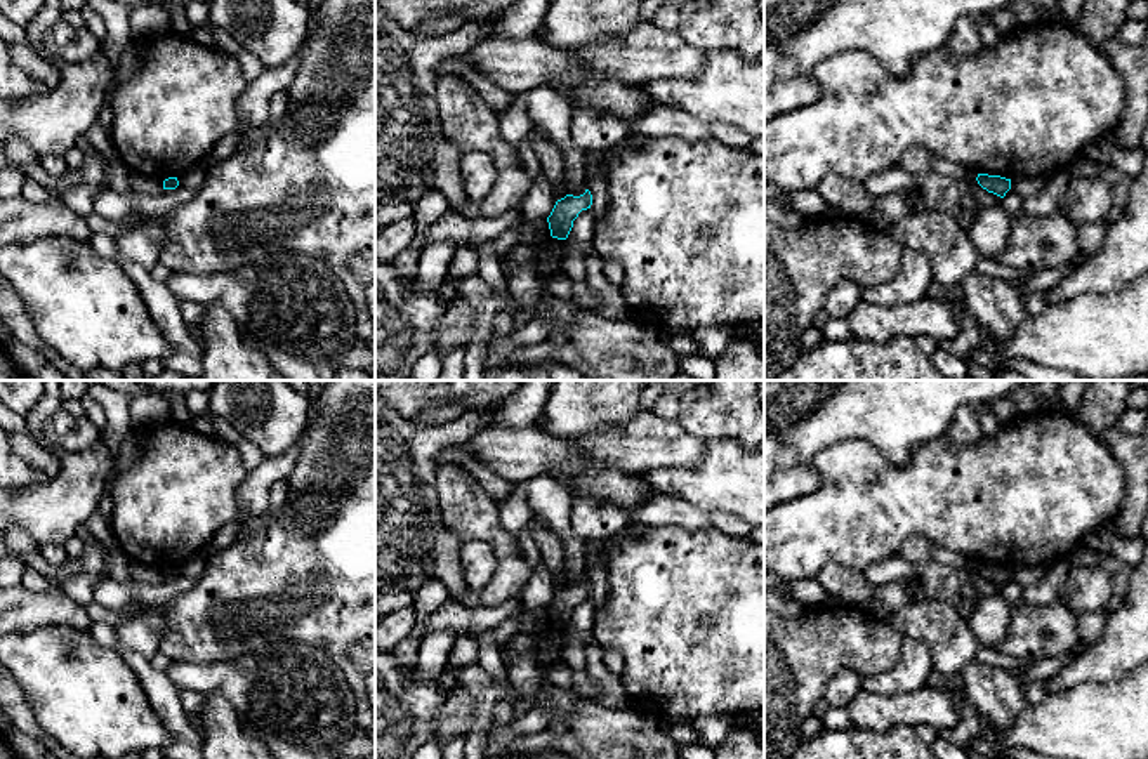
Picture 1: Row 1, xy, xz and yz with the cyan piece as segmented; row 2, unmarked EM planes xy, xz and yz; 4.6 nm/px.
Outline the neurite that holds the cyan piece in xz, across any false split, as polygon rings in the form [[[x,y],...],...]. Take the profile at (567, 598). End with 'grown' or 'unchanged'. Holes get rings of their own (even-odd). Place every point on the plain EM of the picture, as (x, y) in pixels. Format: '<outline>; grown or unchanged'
[[[585,578],[585,582],[580,585],[566,584],[564,587],[558,589],[551,604],[547,606],[551,625],[566,629],[573,617],[573,610],[582,599],[590,597],[590,594],[592,584],[589,578]]]; unchanged

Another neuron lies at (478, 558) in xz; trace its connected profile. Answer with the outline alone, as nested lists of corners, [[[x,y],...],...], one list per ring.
[[[465,540],[462,542],[460,561],[467,587],[481,594],[497,571],[493,547],[488,542]]]

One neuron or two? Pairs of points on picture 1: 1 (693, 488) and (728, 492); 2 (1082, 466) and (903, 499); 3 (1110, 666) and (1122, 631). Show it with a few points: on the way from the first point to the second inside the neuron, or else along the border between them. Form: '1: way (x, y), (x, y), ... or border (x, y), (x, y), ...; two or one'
1: way (702, 488), (719, 488); one
2: way (1037, 487), (978, 487), (969, 495), (949, 495); one
3: way (1112, 657), (1122, 646), (1122, 640); one

